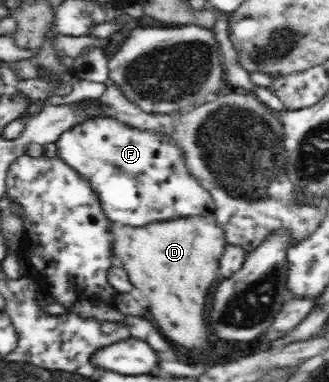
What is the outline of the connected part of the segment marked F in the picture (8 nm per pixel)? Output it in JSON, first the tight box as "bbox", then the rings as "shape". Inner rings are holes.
{"bbox":[56,116,216,227],"shape":[[[103,116],[67,129],[59,135],[56,144],[58,157],[90,182],[92,192],[99,197],[104,213],[113,224],[139,227],[156,222],[171,222],[171,219],[193,218],[193,215],[216,219],[216,205],[211,193],[192,176],[186,162],[183,162],[182,150],[166,134],[135,129],[116,118]]]}

